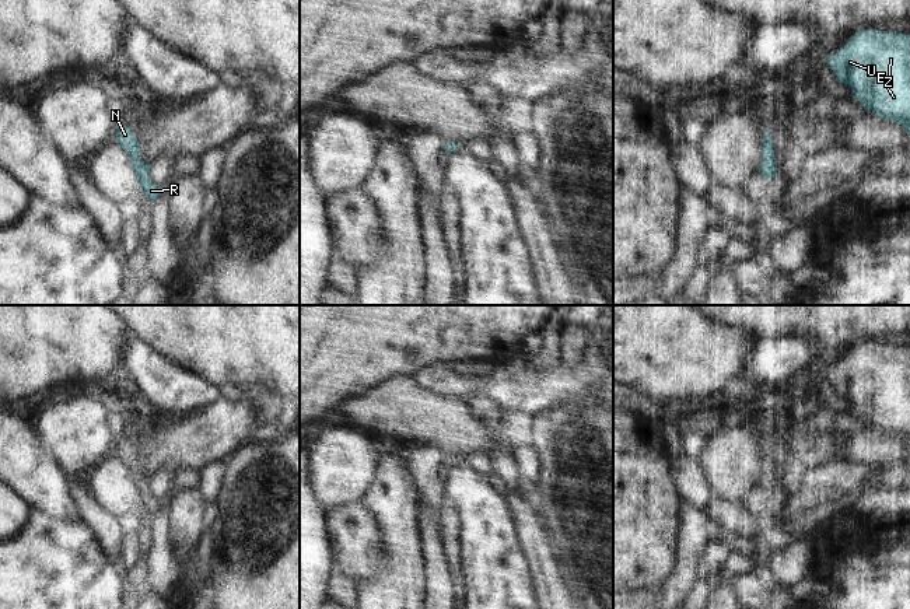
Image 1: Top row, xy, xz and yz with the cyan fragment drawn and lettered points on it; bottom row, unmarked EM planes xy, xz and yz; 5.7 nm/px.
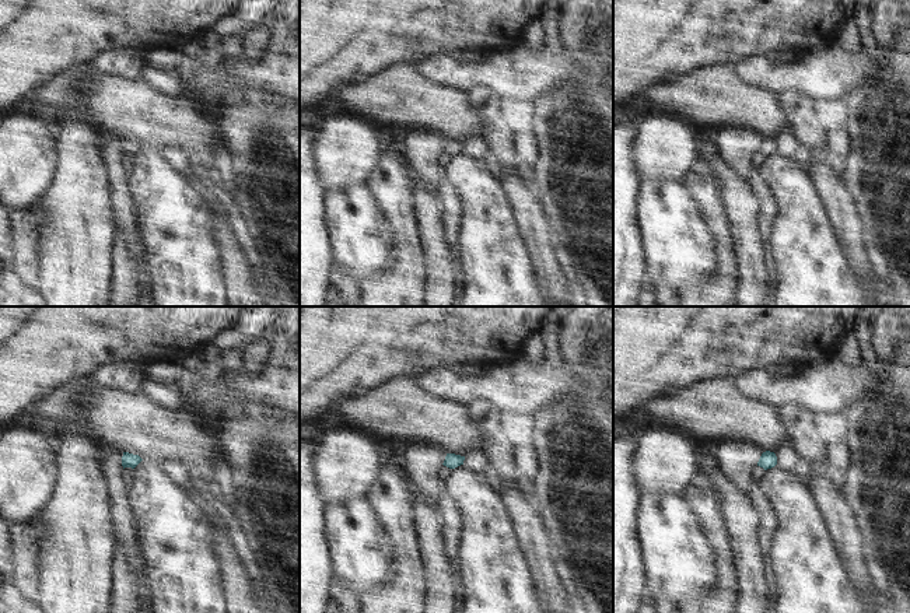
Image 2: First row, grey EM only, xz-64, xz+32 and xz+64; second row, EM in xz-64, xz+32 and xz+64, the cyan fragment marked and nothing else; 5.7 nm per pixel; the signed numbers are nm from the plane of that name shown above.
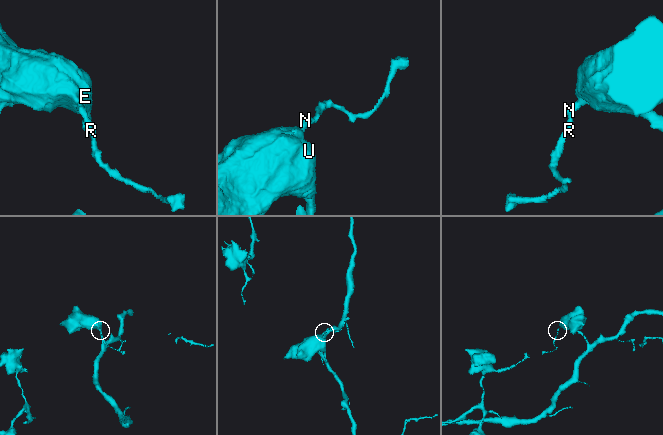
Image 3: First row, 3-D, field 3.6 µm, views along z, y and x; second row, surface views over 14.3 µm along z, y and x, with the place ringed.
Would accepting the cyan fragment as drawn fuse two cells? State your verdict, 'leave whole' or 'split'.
leave whole

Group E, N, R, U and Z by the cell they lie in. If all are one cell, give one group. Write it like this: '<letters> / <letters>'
E N R U Z

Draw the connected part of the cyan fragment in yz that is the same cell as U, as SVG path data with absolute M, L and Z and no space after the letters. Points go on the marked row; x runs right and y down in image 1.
M861 29L825 60L836 80L848 85L864 108L883 120L899 123L910 134L910 35Z

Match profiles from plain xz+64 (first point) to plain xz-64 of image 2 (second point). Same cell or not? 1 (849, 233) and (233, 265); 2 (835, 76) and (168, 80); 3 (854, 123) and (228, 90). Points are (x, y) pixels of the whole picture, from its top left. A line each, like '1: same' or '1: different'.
1: same
2: different
3: different

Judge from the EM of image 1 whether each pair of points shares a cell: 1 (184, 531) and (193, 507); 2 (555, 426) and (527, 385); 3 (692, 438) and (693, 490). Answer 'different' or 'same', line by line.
1: same
2: different
3: different

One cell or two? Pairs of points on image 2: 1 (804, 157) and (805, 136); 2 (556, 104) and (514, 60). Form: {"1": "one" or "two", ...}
{"1": "two", "2": "two"}

